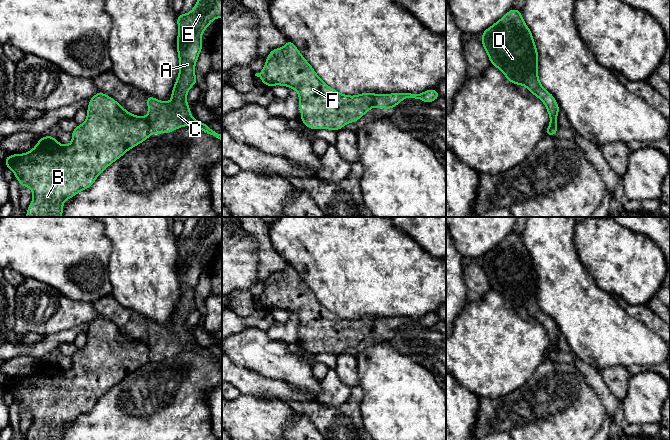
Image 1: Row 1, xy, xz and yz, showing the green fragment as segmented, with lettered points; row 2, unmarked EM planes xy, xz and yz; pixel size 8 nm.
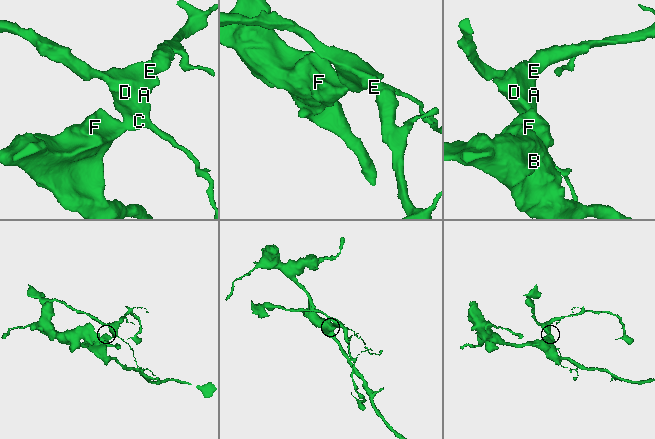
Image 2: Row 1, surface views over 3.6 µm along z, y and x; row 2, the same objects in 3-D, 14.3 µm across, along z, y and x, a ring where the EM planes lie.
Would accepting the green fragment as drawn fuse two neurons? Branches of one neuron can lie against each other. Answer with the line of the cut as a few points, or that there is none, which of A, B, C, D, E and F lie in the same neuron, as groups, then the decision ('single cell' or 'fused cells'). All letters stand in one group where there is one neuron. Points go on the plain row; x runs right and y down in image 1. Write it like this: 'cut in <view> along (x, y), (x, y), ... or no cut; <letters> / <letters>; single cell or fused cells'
cut in xy along (145, 342), (153, 356); A C D E / B F; fused cells

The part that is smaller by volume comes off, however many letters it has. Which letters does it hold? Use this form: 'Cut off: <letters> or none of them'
Cut off: A, C, D, E

